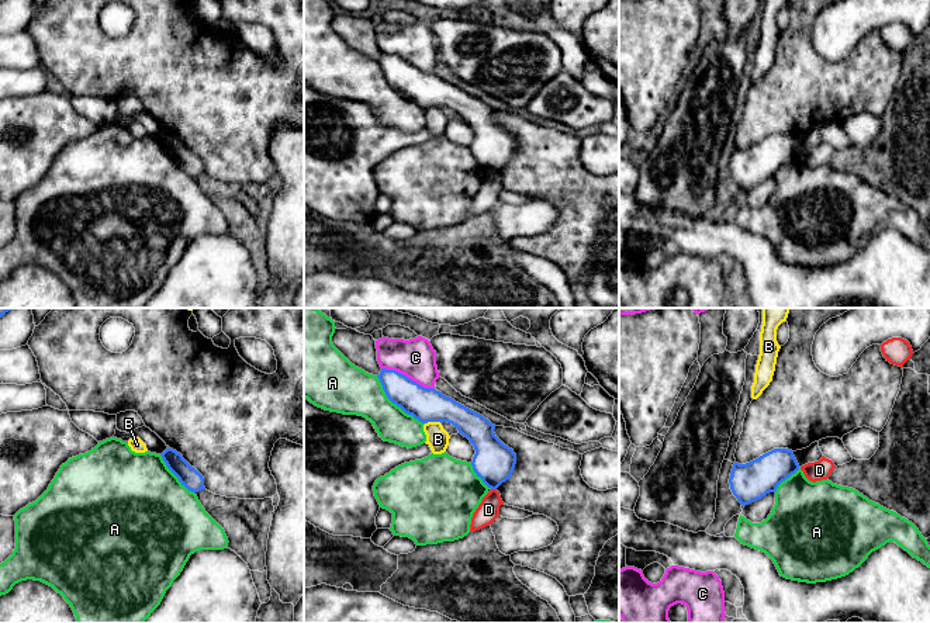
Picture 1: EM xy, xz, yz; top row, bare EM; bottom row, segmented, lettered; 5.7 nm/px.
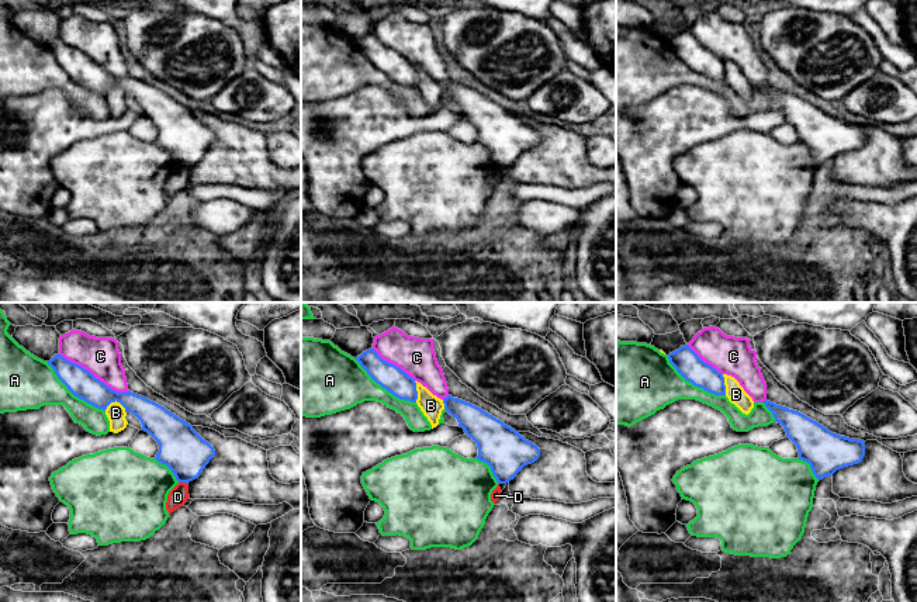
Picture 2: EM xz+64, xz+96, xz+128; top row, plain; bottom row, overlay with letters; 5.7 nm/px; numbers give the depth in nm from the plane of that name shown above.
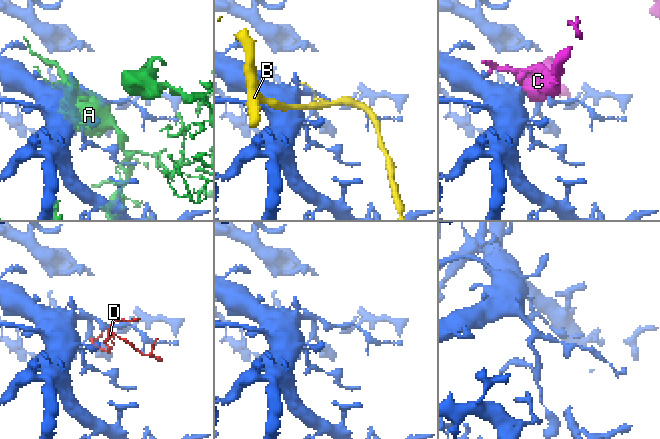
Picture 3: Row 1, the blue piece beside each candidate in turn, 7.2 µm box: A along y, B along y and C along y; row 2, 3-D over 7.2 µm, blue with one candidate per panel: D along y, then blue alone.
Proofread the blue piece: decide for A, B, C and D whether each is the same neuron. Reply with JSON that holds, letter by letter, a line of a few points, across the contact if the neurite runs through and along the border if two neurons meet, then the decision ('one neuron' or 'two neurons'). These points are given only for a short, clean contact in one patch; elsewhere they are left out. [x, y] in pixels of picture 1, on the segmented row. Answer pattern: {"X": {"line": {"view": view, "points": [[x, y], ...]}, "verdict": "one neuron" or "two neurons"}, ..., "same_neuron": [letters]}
{"A": {"verdict": "two neurons"}, "B": {"verdict": "two neurons"}, "C": {"verdict": "two neurons"}, "D": {"line": {"view": "xz", "points": [[491, 488], [495, 490]]}, "verdict": "two neurons"}, "same_neuron": []}

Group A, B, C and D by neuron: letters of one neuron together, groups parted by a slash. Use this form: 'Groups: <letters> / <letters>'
Groups: A / B / C / D

